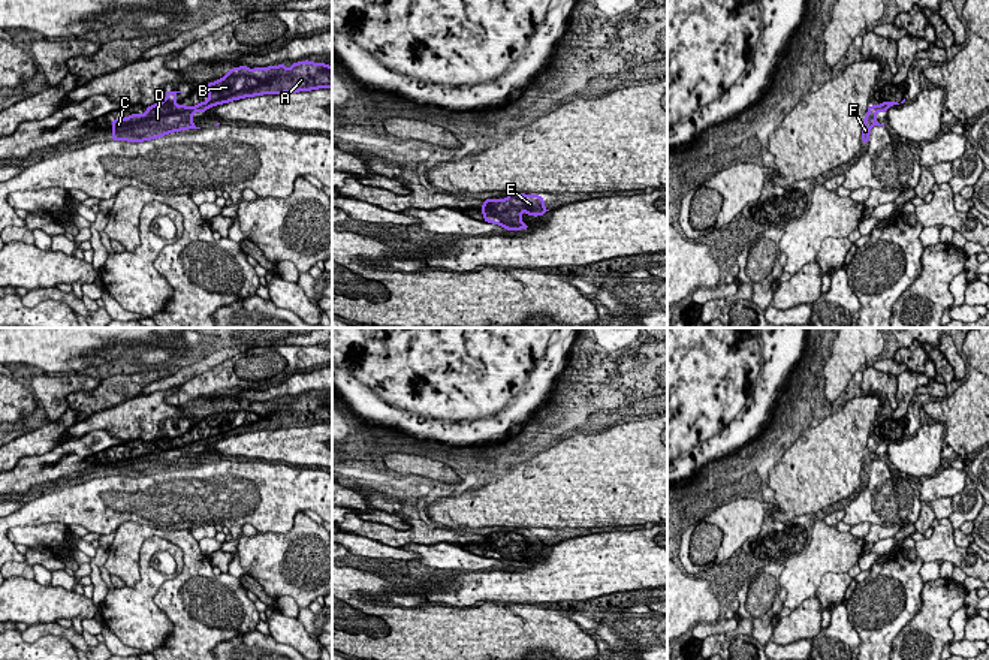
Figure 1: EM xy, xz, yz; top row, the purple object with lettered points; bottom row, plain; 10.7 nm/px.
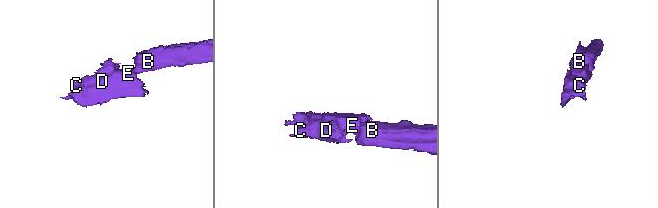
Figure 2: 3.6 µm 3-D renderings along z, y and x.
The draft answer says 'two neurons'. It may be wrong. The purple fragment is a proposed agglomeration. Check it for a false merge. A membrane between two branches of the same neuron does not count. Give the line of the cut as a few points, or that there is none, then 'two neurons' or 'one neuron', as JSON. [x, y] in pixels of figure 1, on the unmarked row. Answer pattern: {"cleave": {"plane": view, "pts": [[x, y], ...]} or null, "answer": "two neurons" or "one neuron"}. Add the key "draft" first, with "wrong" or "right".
{"draft": "wrong", "cleave": null, "answer": "one neuron"}

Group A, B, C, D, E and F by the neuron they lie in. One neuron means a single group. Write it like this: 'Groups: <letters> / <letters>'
Groups: A B C D E F

